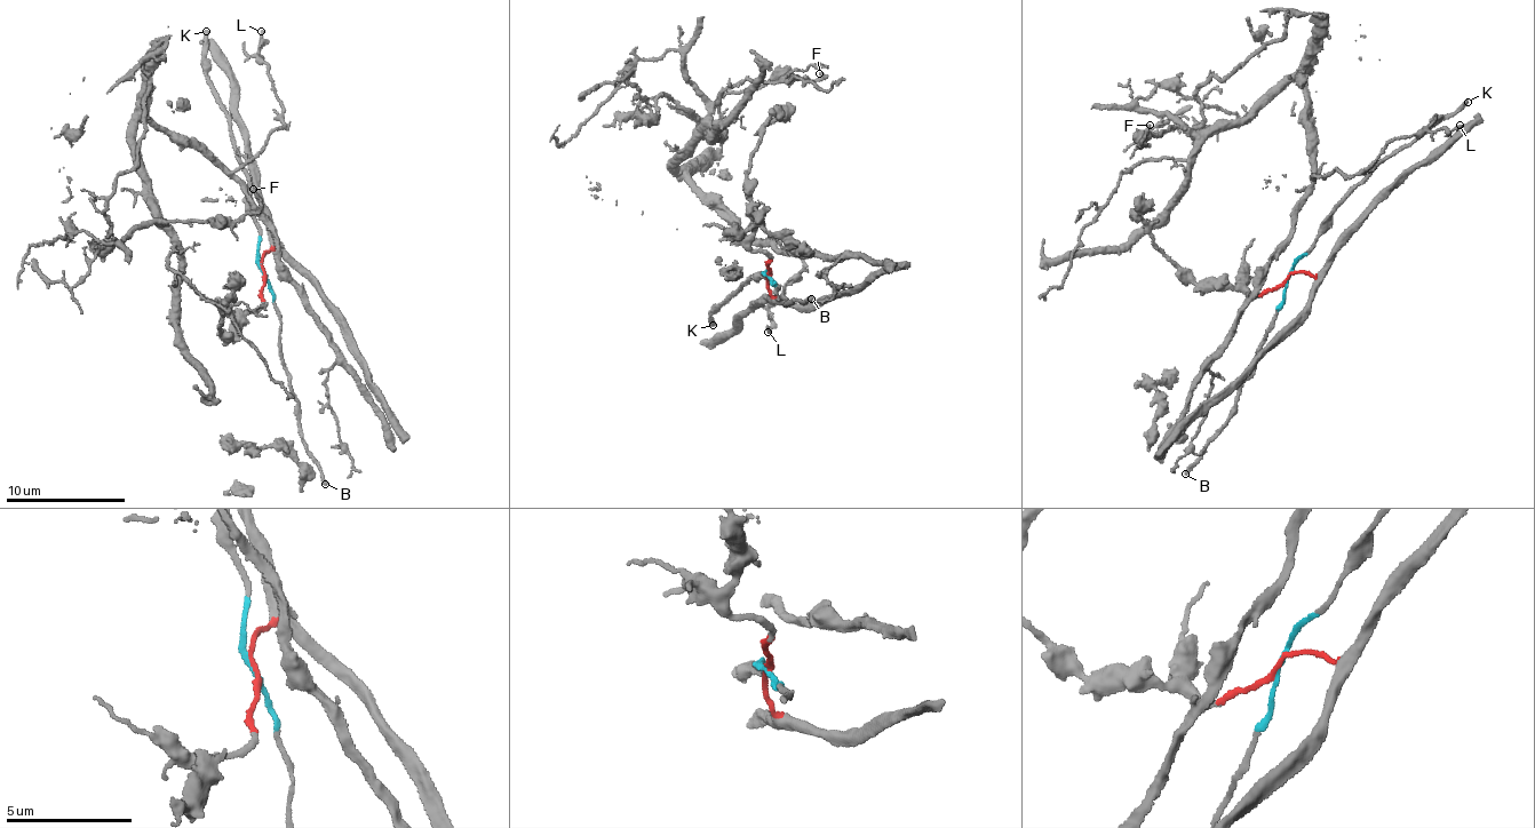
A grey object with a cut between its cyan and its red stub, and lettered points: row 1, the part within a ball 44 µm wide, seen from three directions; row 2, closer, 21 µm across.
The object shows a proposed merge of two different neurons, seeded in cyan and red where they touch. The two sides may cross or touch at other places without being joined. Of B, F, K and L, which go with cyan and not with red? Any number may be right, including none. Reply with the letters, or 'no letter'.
B, K

